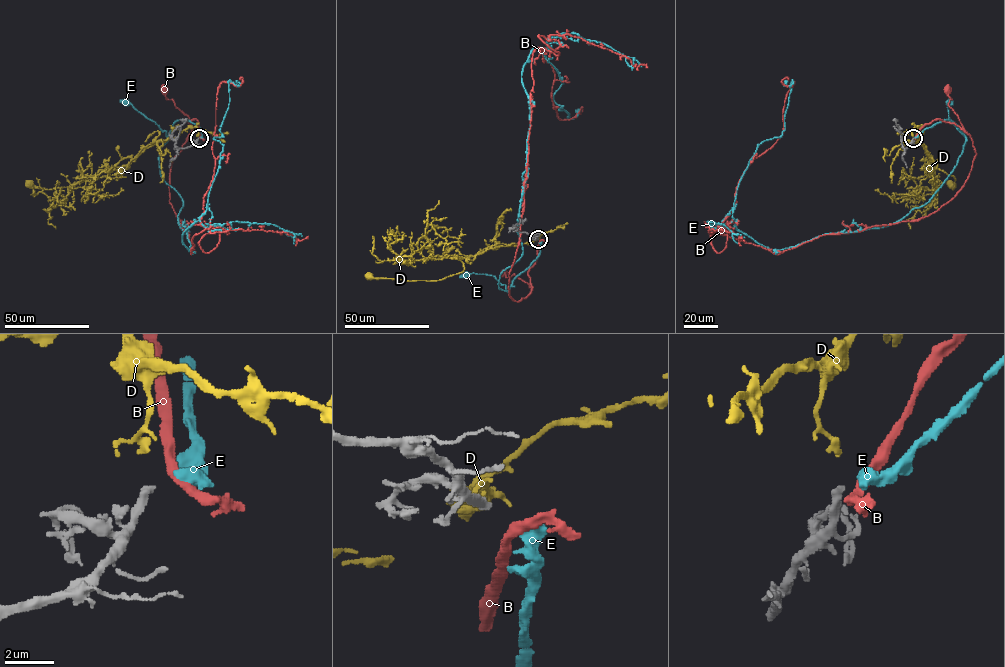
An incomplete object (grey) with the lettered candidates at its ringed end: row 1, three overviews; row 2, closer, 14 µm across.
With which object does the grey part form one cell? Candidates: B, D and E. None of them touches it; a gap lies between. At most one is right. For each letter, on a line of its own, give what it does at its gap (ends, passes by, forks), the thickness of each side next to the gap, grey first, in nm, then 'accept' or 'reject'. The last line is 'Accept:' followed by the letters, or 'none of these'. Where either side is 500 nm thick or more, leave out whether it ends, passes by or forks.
B: it passes by; 320 nm thick on the grey side, 360 nm on the other; reject
D: it passes by; 320 nm thick on the grey side, 200 nm on the other; reject
E: it ends there; 320 nm thick on the grey side, 480 nm on the other; accept
Accept: E

